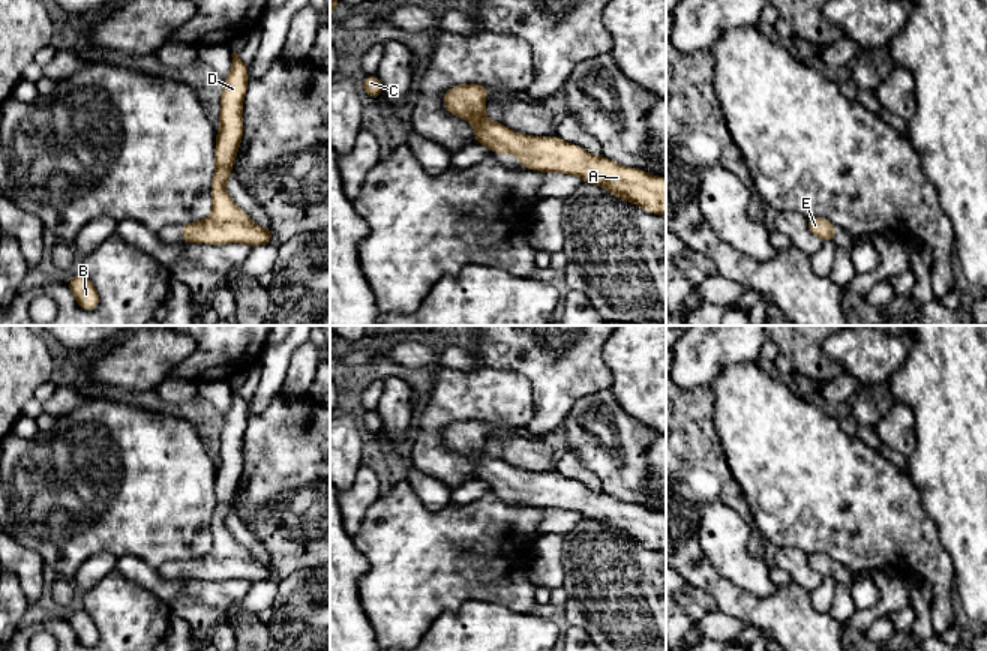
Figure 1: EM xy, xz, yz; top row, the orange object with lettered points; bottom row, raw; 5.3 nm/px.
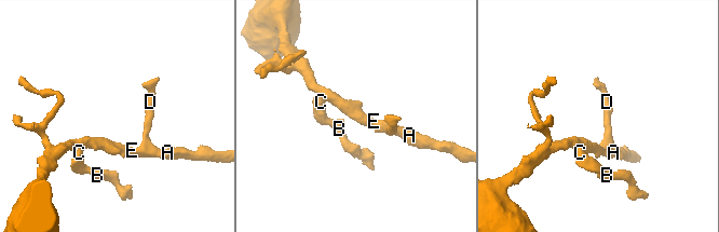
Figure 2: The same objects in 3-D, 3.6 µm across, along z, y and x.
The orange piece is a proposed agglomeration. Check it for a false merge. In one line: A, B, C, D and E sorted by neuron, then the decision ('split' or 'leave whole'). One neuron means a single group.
A B C D E; leave whole

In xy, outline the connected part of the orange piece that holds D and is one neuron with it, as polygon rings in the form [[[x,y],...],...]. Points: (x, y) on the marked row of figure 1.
[[[237,52],[231,54],[232,66],[225,78],[220,96],[216,134],[214,160],[216,170],[212,180],[212,213],[204,220],[182,225],[184,243],[226,244],[243,243],[252,248],[270,244],[272,230],[260,228],[228,195],[226,180],[243,136],[242,105],[248,90],[249,68]]]

